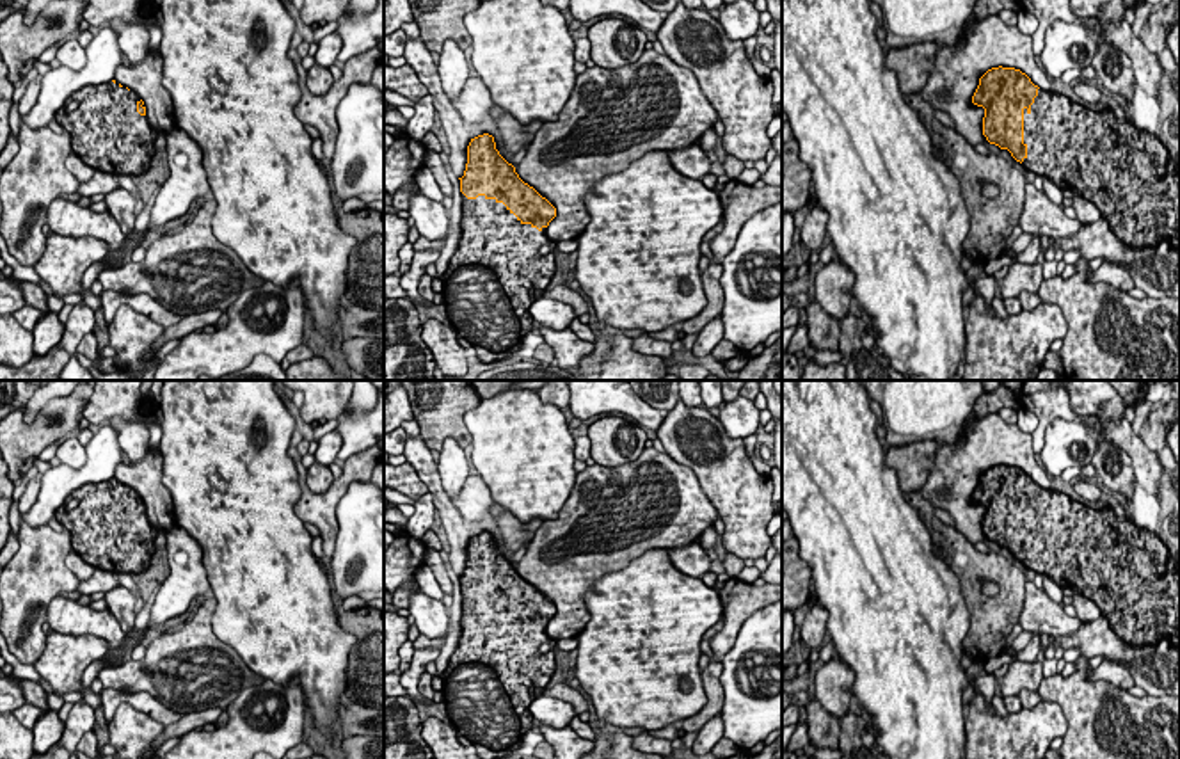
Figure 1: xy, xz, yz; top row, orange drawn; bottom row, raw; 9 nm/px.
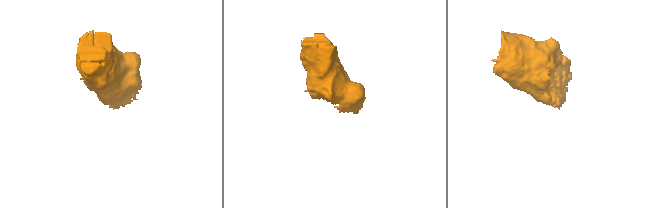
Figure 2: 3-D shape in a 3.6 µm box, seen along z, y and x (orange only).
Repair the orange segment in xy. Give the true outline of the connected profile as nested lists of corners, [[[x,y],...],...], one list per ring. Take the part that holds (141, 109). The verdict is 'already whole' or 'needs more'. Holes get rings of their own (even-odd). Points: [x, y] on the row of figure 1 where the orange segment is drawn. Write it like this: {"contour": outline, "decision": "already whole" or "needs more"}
{"contour": [[[116,80],[87,85],[71,96],[78,107],[71,112],[57,110],[55,121],[71,137],[73,153],[94,171],[114,176],[139,176],[146,172],[156,153],[156,130],[151,128],[144,101]]], "decision": "needs more"}

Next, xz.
{"contour": [[[489,133],[471,139],[466,171],[458,180],[462,192],[460,242],[441,279],[448,284],[462,267],[478,267],[499,281],[514,318],[528,322],[530,306],[546,295],[560,268],[553,252],[540,252],[542,245],[553,245],[546,231],[556,217],[556,208],[519,178],[515,167],[499,155],[494,137]]], "decision": "needs more"}

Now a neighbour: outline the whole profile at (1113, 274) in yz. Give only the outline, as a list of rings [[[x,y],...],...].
[[[1118,263],[1100,265],[1096,270],[1091,272],[1089,281],[1091,283],[1104,281],[1123,292],[1130,292],[1132,288],[1136,288],[1128,270]]]

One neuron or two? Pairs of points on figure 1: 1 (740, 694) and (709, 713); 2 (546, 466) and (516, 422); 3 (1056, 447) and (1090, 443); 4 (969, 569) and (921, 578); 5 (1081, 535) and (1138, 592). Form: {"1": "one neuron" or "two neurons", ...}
{"1": "two neurons", "2": "one neuron", "3": "one neuron", "4": "two neurons", "5": "one neuron"}

